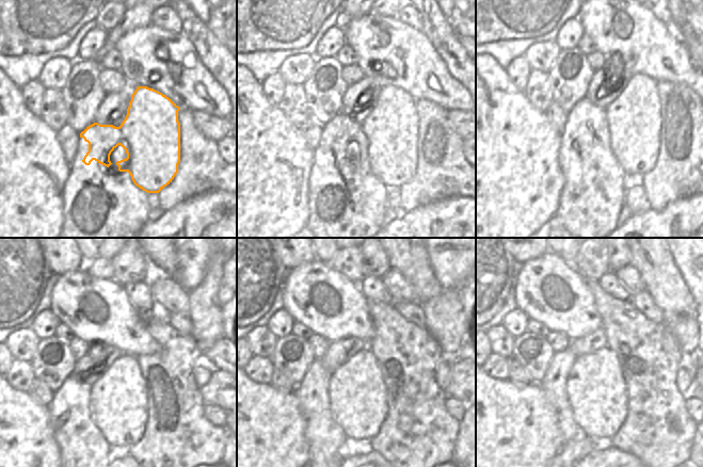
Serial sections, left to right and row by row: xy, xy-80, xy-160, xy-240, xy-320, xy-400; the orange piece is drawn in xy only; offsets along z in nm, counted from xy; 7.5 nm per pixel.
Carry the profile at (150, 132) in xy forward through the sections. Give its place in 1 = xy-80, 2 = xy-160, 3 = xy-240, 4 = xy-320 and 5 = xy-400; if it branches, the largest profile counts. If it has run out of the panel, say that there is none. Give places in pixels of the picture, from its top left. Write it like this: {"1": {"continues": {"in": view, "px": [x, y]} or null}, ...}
{"1": {"continues": {"in": "xy-80", "px": [387, 139]}}, "2": {"continues": {"in": "xy-160", "px": [625, 137]}}, "3": {"continues": {"in": "xy-240", "px": [121, 390]}}, "4": {"continues": {"in": "xy-320", "px": [356, 387]}}, "5": {"continues": {"in": "xy-400", "px": [596, 389]}}}

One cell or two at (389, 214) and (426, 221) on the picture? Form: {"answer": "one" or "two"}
{"answer": "two"}

